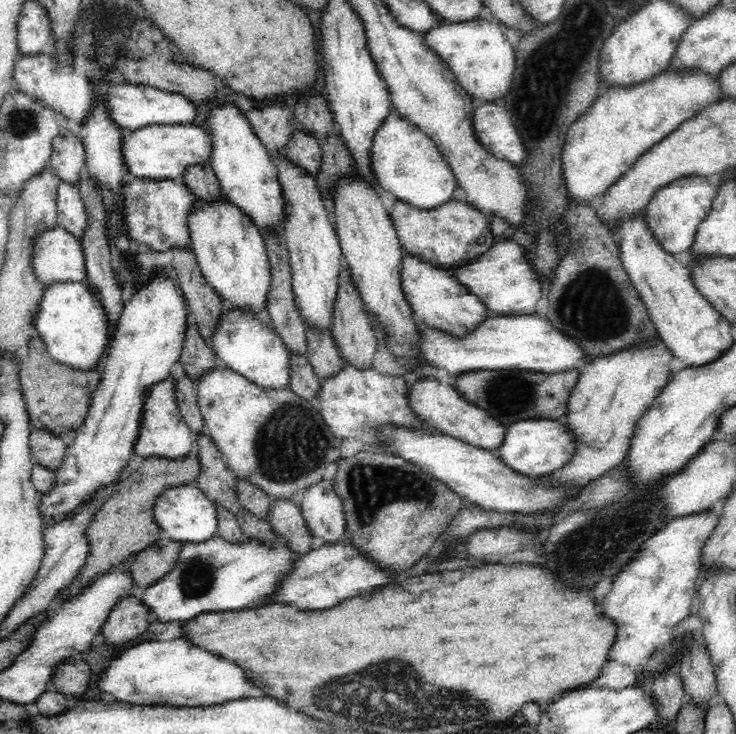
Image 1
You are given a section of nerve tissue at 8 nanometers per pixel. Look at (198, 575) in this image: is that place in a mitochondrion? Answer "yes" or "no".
yes

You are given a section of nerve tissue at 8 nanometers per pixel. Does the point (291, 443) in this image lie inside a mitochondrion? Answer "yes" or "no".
yes

